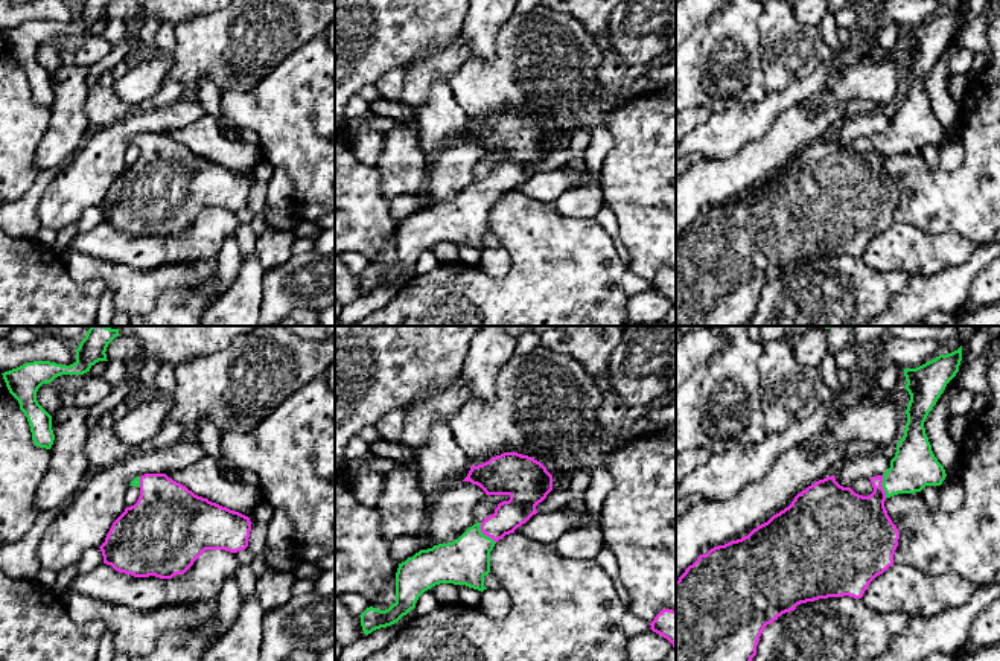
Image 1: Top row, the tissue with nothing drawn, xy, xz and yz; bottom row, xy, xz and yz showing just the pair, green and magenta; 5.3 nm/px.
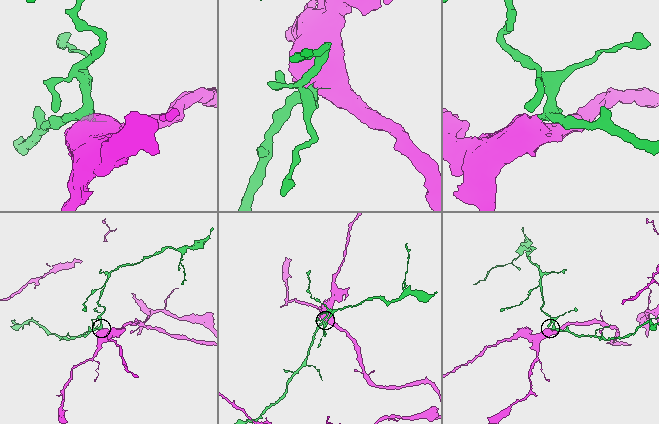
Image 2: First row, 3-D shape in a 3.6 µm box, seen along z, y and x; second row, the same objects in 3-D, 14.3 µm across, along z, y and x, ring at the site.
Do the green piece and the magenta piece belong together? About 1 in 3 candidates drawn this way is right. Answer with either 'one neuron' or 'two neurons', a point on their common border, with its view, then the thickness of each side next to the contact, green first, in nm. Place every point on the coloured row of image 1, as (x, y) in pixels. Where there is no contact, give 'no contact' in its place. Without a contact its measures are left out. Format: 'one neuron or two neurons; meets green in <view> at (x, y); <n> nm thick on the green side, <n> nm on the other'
one neuron; meets green in xz at (484, 535); 240 nm thick on the green side, 160 nm on the other

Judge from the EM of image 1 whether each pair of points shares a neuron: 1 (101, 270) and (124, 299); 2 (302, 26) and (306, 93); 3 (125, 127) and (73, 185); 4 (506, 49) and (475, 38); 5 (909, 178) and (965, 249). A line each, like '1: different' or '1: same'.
1: same
2: different
3: same
4: different
5: different

